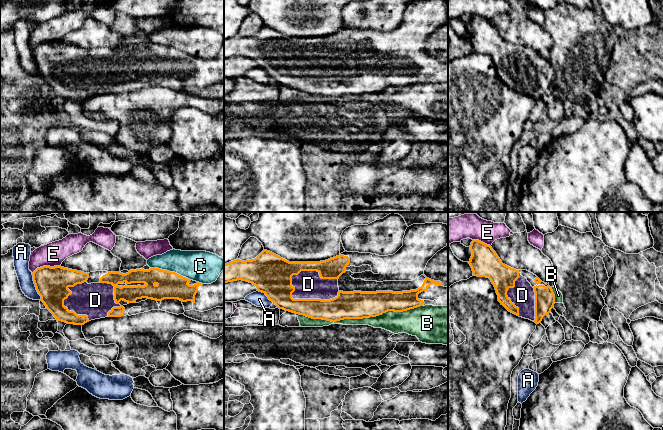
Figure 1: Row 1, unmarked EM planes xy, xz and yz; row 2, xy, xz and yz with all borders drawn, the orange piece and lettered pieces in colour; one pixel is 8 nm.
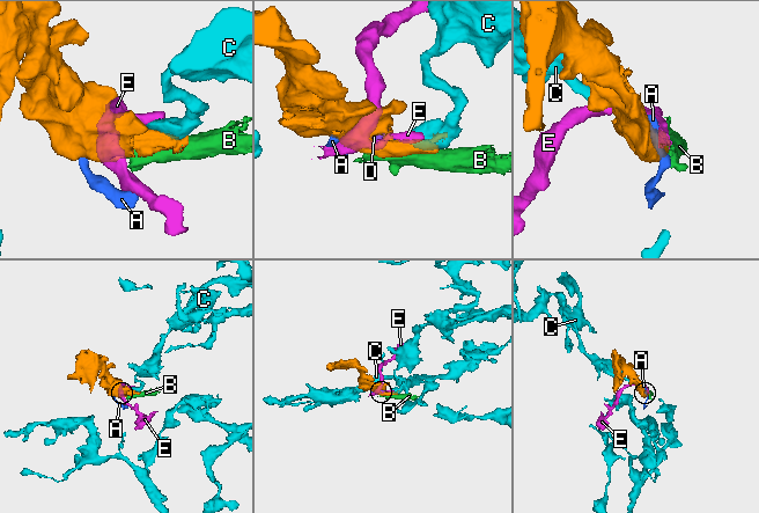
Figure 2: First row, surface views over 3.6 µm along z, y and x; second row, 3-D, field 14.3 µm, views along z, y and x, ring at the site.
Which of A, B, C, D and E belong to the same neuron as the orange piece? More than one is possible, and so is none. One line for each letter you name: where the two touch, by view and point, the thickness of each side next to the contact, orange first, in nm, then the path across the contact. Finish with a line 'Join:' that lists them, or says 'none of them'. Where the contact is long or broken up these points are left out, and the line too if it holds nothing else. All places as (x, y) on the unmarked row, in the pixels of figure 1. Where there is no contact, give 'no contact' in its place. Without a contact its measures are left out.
D: xz (306, 75) | 220/220 nm
Join: D

